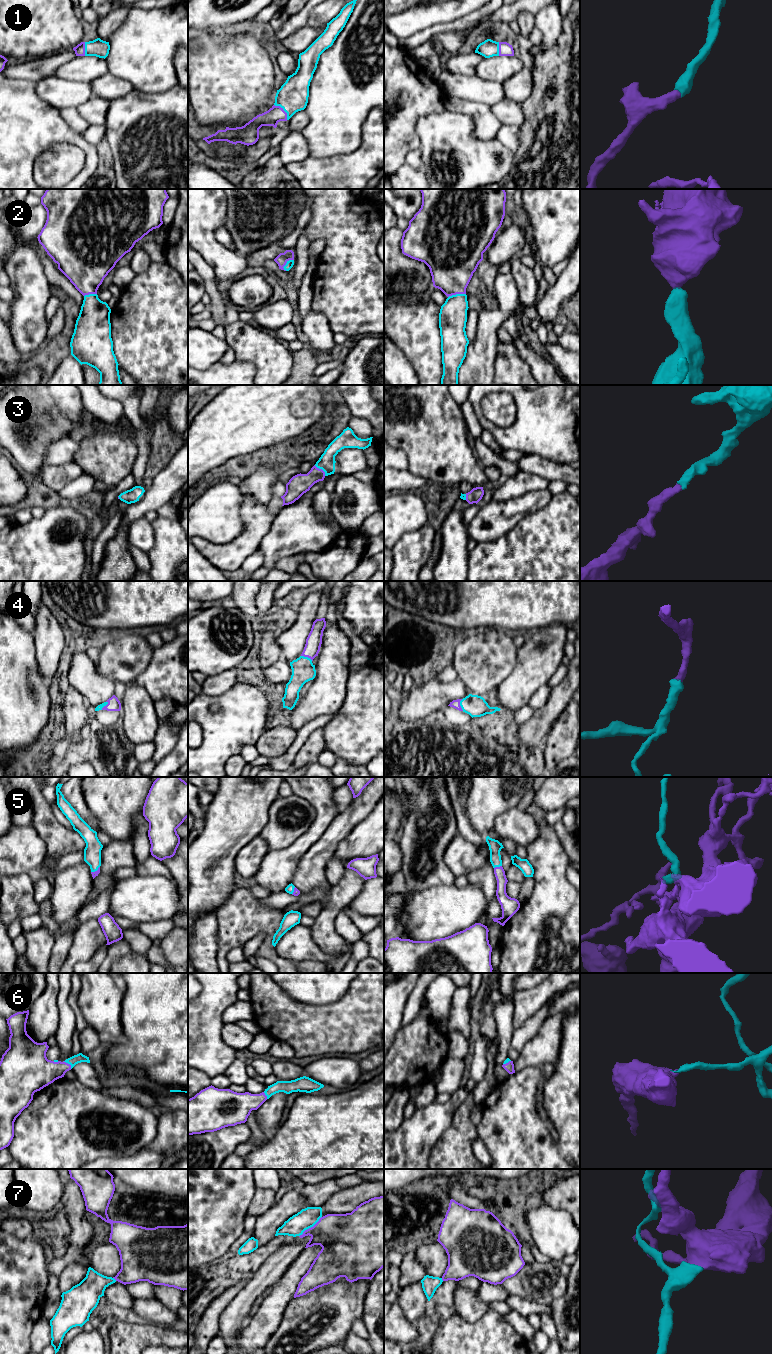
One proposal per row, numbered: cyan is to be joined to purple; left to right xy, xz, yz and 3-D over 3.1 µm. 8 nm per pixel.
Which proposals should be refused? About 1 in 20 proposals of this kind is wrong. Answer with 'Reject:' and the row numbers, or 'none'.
Reject: none

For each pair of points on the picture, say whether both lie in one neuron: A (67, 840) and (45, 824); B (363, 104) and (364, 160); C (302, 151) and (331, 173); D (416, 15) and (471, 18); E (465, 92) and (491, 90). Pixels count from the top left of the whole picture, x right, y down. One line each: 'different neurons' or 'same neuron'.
A: same neuron
B: different neurons
C: different neurons
D: different neurons
E: same neuron

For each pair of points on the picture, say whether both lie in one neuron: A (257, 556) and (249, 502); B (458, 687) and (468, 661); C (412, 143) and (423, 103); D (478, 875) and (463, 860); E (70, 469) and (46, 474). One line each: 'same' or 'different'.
A: different
B: different
C: same
D: different
E: same

